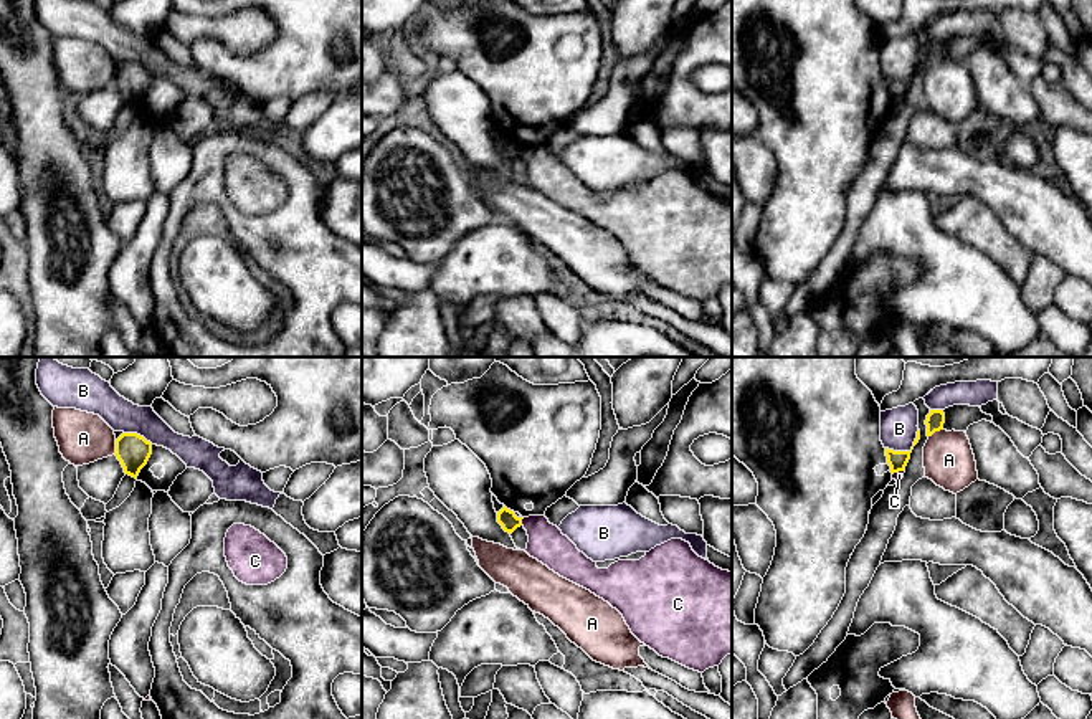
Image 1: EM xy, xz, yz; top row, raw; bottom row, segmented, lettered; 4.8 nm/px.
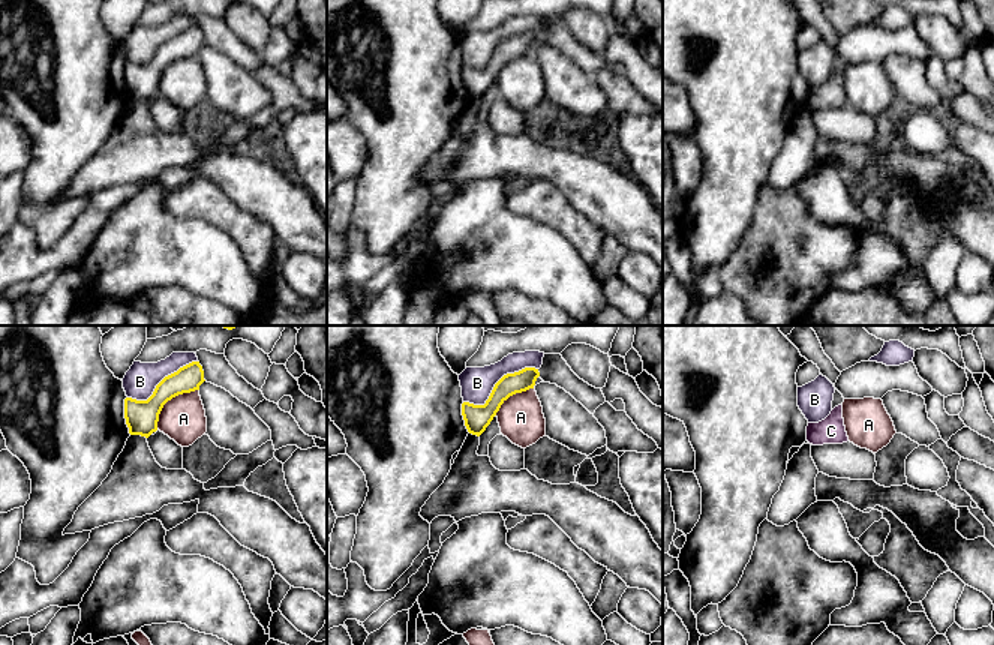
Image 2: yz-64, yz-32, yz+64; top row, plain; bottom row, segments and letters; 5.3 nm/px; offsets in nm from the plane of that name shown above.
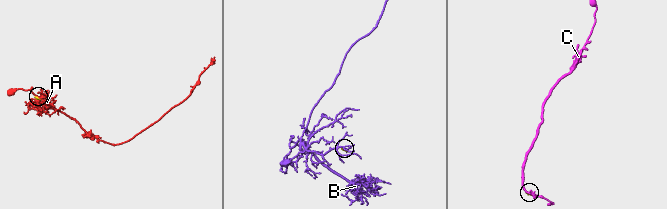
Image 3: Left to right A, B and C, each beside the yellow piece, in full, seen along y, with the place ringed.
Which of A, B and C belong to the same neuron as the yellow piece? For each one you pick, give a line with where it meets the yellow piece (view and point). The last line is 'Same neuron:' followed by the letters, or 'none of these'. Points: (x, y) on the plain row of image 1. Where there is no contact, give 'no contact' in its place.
Same neuron: none of these

